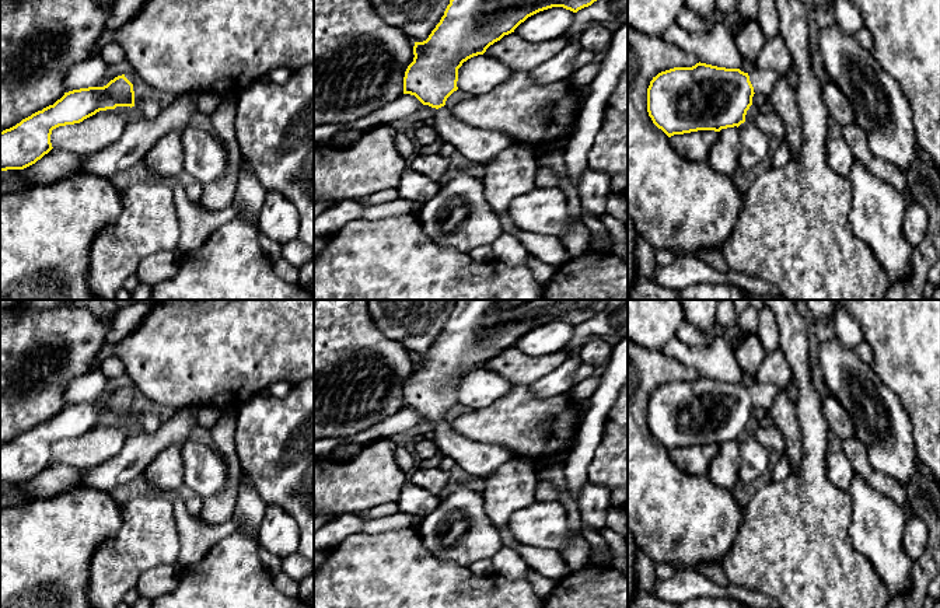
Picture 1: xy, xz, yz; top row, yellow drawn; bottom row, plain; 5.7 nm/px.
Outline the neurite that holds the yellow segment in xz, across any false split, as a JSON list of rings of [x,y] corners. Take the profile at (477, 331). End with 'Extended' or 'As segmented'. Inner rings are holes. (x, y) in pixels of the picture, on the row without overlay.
[[[458,300],[440,336],[423,356],[415,356],[413,375],[403,391],[403,408],[415,409],[423,419],[436,422],[433,433],[445,457],[452,458],[465,472],[488,478],[513,458],[504,447],[469,440],[445,422],[447,412],[458,403],[458,382],[468,373],[483,368],[486,363],[514,343],[528,331],[563,321],[573,326],[591,319],[607,308],[611,300]]]. Extended

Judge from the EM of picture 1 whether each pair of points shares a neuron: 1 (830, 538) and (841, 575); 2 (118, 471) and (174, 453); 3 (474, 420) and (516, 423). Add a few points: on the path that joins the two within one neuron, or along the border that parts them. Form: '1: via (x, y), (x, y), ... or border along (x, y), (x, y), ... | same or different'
1: via (830, 547), (830, 563), (832, 566) | same
2: border along (181, 443), (167, 446), (142, 472) | different
3: via (484, 423), (506, 423) | same

